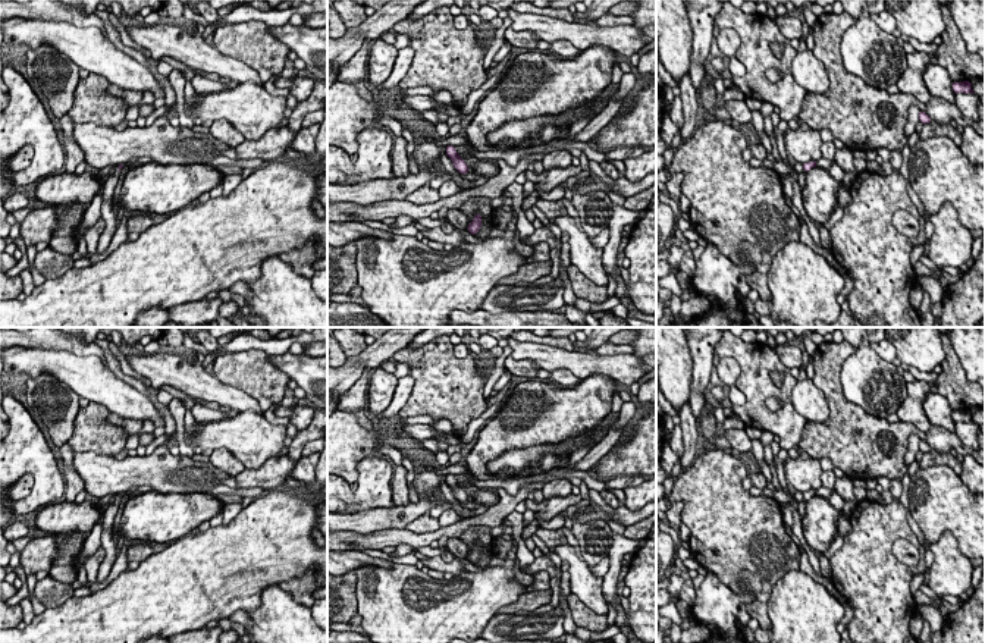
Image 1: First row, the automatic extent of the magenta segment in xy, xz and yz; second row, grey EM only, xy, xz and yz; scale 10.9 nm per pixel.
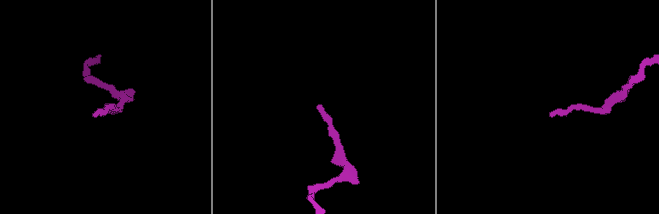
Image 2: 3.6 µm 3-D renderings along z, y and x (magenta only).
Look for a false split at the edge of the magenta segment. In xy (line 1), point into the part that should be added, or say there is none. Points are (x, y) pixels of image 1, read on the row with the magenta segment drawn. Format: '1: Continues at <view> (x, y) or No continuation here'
1: No continuation here

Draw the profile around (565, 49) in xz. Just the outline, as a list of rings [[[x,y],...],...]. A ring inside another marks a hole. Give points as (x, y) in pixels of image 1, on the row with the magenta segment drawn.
[[[555,41],[555,43],[550,43],[550,47],[548,50],[552,54],[559,54],[559,56],[564,56],[564,57],[577,57],[581,53],[578,48],[575,48],[568,41]]]

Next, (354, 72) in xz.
[[[366,40],[361,48],[354,54],[354,57],[341,66],[336,82],[349,82],[358,85],[364,82],[367,76],[367,62],[370,54],[371,41]]]

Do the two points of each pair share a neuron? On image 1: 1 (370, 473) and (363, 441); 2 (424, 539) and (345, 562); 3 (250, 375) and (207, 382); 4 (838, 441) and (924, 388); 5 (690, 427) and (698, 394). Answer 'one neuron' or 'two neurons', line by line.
1: two neurons
2: two neurons
3: two neurons
4: two neurons
5: two neurons

